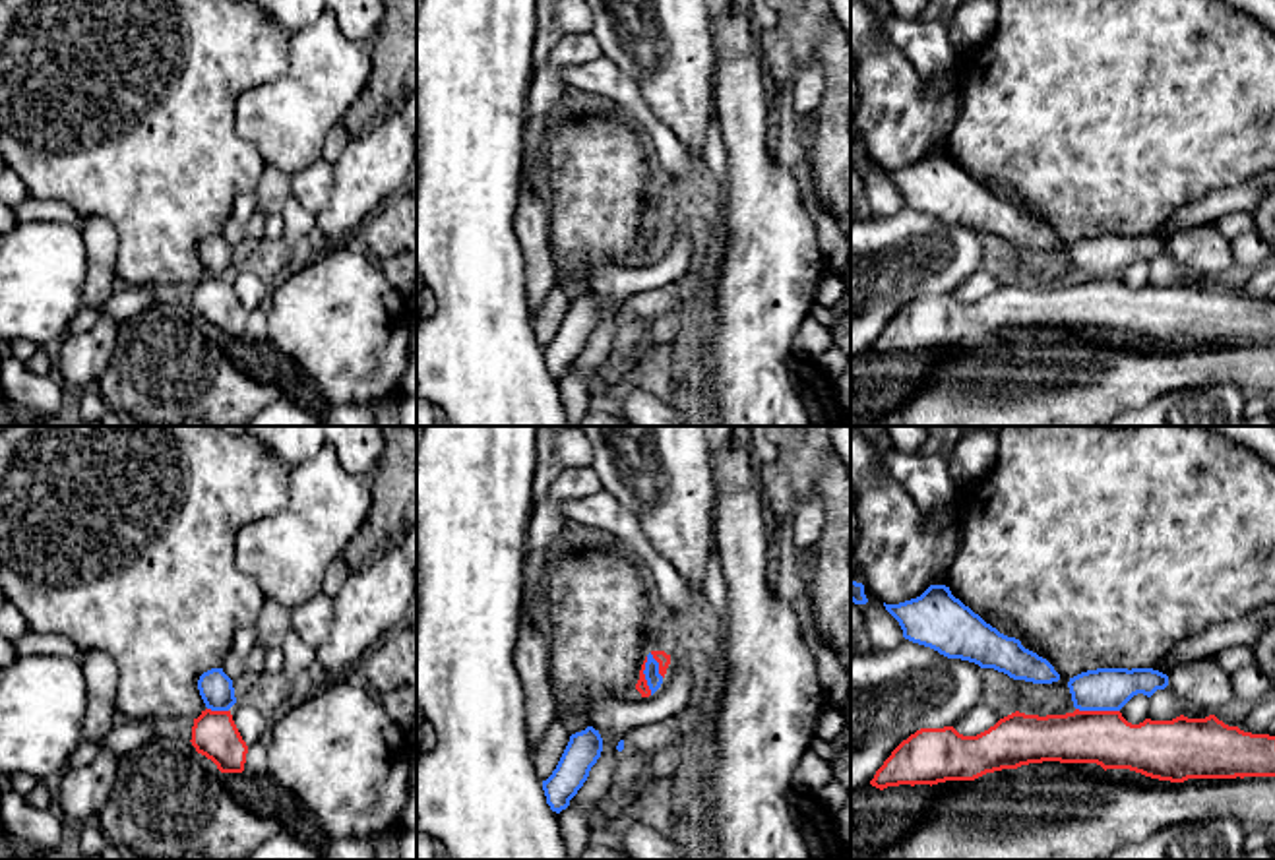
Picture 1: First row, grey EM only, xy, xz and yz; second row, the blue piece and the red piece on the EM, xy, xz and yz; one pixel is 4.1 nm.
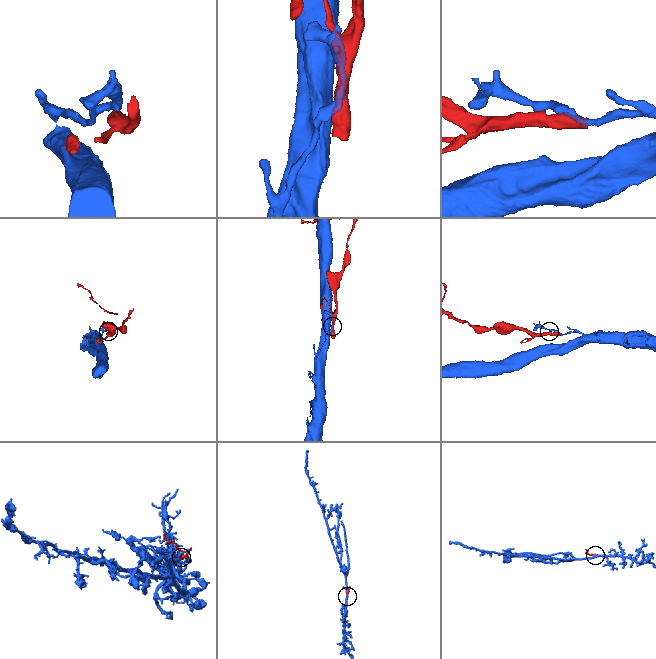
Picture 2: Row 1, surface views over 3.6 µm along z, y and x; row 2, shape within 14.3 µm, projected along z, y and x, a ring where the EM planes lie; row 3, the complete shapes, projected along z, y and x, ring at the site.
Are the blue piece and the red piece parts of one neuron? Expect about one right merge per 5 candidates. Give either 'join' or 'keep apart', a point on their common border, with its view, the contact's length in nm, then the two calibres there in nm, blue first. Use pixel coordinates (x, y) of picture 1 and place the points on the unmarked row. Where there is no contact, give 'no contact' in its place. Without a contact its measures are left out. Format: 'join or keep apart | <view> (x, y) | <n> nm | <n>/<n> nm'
keep apart | yz (1097, 276) | 180 nm | 180/220 nm

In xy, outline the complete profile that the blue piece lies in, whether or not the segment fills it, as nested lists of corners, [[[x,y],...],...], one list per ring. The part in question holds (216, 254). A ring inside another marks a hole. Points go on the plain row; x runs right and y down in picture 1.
[[[223,234],[203,238],[198,246],[198,256],[211,277],[229,277],[236,269],[233,246]]]

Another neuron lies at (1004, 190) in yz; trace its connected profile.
[[[979,178],[979,182],[986,190],[990,190],[992,194],[996,194],[1000,200],[1004,200],[1008,203],[1023,205],[1021,194],[1010,182],[998,180],[998,178]]]

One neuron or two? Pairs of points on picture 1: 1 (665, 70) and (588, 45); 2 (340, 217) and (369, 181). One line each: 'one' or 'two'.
1: two
2: one

